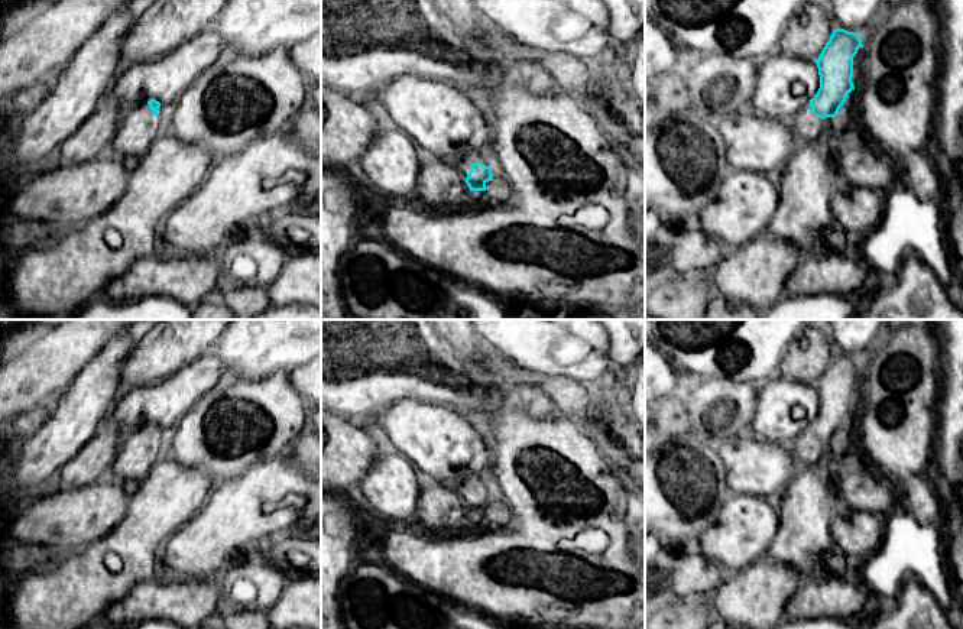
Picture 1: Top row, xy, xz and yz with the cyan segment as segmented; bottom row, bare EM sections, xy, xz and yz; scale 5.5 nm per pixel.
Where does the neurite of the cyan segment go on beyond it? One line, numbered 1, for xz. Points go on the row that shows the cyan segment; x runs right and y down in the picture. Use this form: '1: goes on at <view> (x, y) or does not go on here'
1: goes on at xz (466, 156)

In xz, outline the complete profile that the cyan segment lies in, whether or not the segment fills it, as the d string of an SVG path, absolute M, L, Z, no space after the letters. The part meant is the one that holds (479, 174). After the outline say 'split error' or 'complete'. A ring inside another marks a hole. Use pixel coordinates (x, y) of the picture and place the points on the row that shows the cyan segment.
M458 147L451 163L458 169L470 191L486 191L492 187L492 165L473 147Z; split error

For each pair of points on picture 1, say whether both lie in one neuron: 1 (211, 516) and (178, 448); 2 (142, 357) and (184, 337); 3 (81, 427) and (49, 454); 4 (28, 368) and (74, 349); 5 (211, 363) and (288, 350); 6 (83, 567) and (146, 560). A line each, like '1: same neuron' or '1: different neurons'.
1: different neurons
2: same neuron
3: same neuron
4: same neuron
5: different neurons
6: same neuron

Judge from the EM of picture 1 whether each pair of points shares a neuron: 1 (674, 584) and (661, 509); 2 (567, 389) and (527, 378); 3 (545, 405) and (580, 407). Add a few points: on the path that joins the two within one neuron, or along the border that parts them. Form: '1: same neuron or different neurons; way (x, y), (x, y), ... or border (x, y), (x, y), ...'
1: different neurons; border (693, 550), (677, 557)
2: same neuron; way (557, 389), (537, 379)
3: different neurons; border (544, 394), (564, 415)

